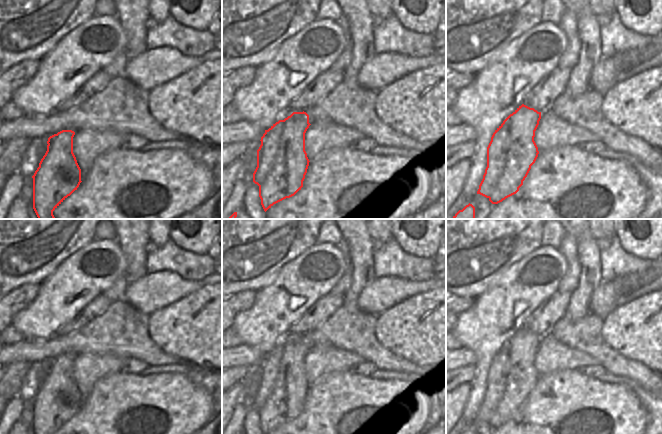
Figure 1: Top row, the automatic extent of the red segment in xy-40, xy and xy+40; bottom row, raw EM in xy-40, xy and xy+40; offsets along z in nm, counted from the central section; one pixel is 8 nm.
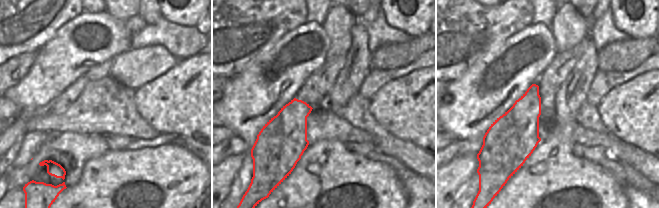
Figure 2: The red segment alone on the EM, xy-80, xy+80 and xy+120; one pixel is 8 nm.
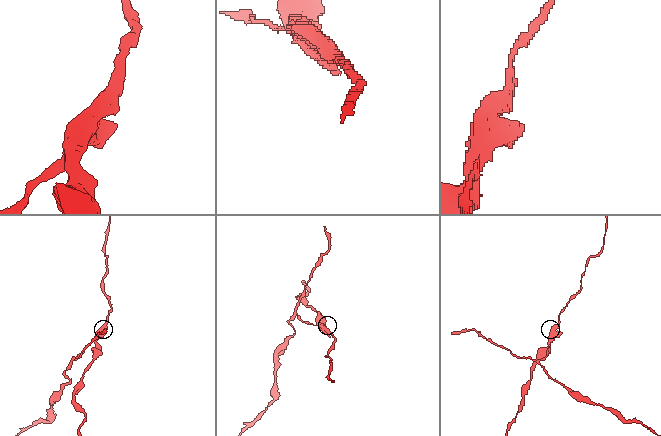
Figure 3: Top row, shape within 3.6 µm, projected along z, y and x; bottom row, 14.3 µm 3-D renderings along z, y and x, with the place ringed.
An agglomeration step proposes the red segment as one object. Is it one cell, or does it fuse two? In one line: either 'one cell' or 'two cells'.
two cells

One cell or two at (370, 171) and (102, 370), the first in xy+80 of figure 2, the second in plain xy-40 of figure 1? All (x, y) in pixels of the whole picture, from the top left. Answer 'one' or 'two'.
two

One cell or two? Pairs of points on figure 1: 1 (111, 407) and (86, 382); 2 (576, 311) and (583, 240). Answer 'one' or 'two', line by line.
1: two
2: one

